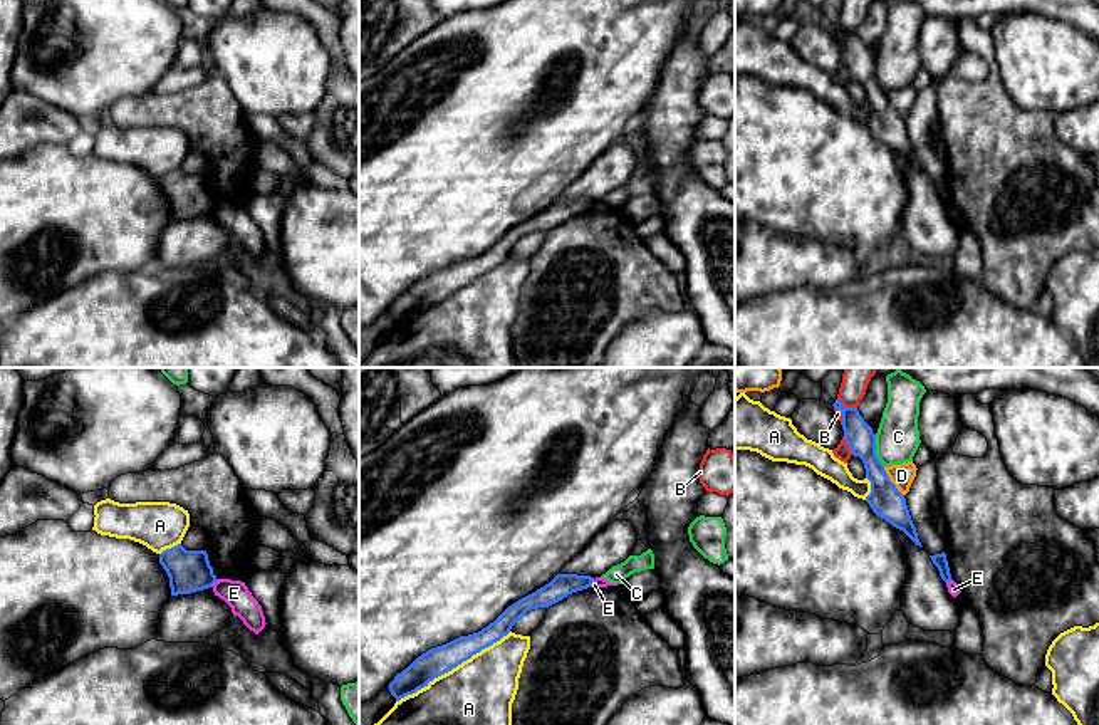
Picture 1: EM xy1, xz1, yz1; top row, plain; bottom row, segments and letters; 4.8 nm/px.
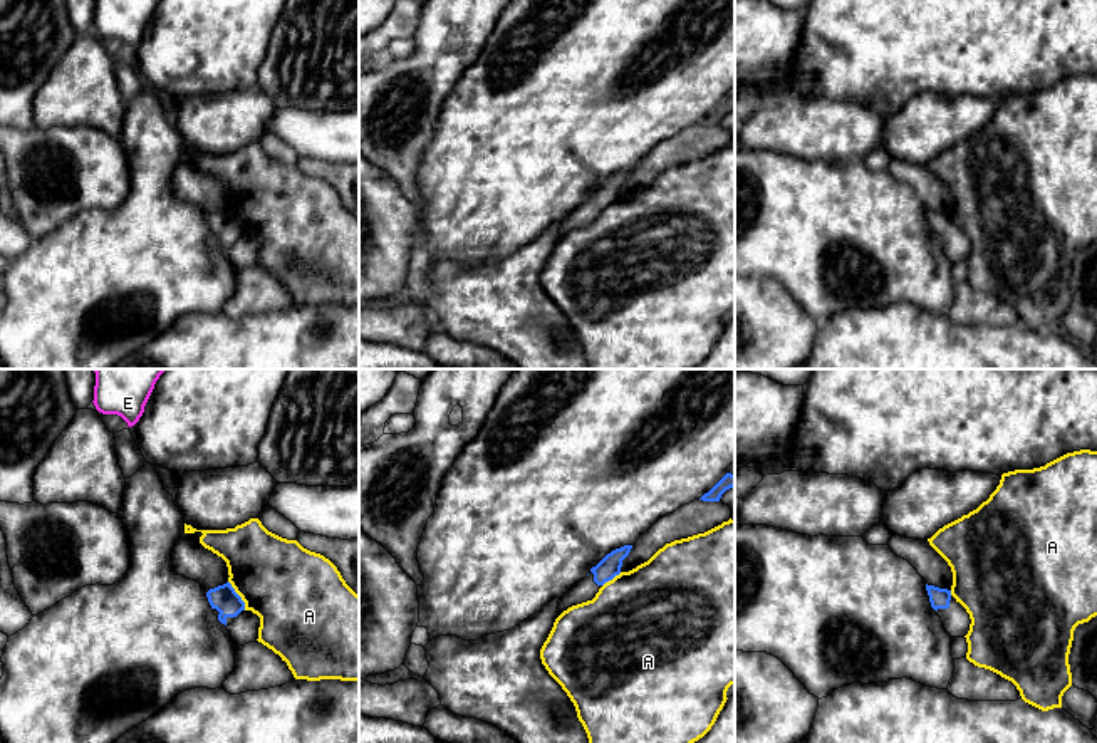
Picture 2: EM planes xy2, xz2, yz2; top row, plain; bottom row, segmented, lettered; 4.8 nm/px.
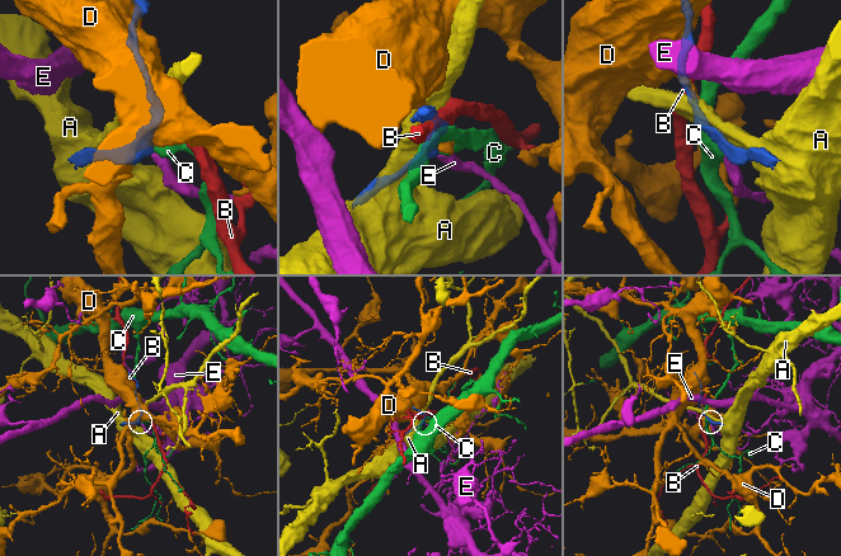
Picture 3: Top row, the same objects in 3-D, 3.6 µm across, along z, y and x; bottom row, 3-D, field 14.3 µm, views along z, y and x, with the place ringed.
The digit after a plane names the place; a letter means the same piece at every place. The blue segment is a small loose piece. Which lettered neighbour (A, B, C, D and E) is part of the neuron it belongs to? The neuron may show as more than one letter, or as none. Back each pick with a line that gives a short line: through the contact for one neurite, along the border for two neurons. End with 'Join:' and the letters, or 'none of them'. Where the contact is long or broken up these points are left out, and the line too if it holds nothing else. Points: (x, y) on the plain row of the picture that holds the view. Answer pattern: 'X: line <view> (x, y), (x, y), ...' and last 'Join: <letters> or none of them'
Join: none of them

